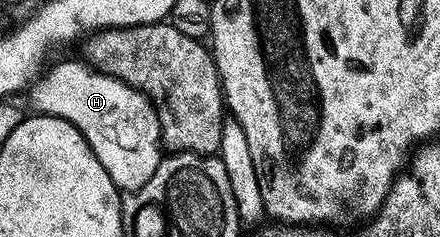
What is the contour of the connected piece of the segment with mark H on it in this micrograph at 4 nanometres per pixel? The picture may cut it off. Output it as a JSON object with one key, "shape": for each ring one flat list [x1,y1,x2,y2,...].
{"shape":[[75,59,75,61,62,61,59,65,47,68,42,76,30,86,28,96,30,96,30,105,34,108,31,110,35,114,59,117,78,128,80,135,84,135,88,147,92,147,96,159,100,159,104,171,108,171,112,183,118,190,133,191,144,187,144,183,152,179,156,167,163,159,164,146,158,112,154,110,154,105,146,94,138,89,130,88,120,79,91,69,81,59]]}

